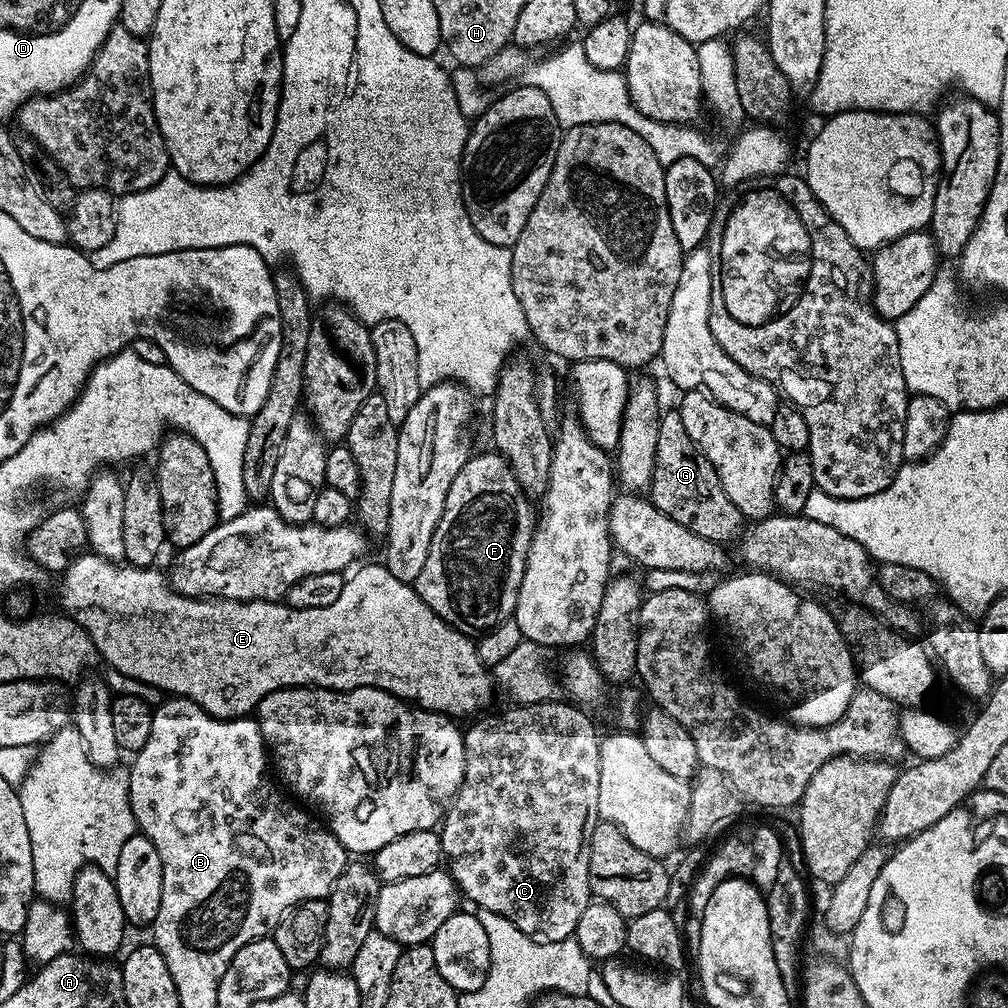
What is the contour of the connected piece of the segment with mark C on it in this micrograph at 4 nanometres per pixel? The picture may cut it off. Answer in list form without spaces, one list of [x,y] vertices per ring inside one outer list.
[[[560,698],[542,701],[540,704],[521,704],[511,706],[505,712],[496,712],[493,716],[481,715],[477,724],[472,724],[464,732],[464,753],[466,754],[466,770],[462,778],[462,786],[452,799],[452,805],[444,814],[442,827],[439,829],[443,859],[447,871],[452,873],[457,889],[468,900],[476,903],[477,909],[494,910],[494,914],[502,914],[502,918],[510,918],[522,934],[526,934],[534,942],[562,942],[575,933],[578,920],[585,913],[588,904],[594,900],[590,886],[590,838],[594,834],[600,820],[598,810],[598,782],[600,781],[600,741],[601,733],[596,733],[596,724],[587,716],[583,707],[575,703],[563,704]]]

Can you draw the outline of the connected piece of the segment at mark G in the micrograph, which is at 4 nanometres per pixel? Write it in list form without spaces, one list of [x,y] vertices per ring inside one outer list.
[[[676,410],[665,411],[660,417],[650,499],[662,514],[670,514],[674,522],[686,526],[686,530],[694,530],[694,534],[702,534],[702,538],[735,541],[746,528],[746,518],[738,506],[726,498],[726,490],[722,490],[714,466],[696,448],[690,434],[686,434],[686,426],[682,426],[682,418]]]

